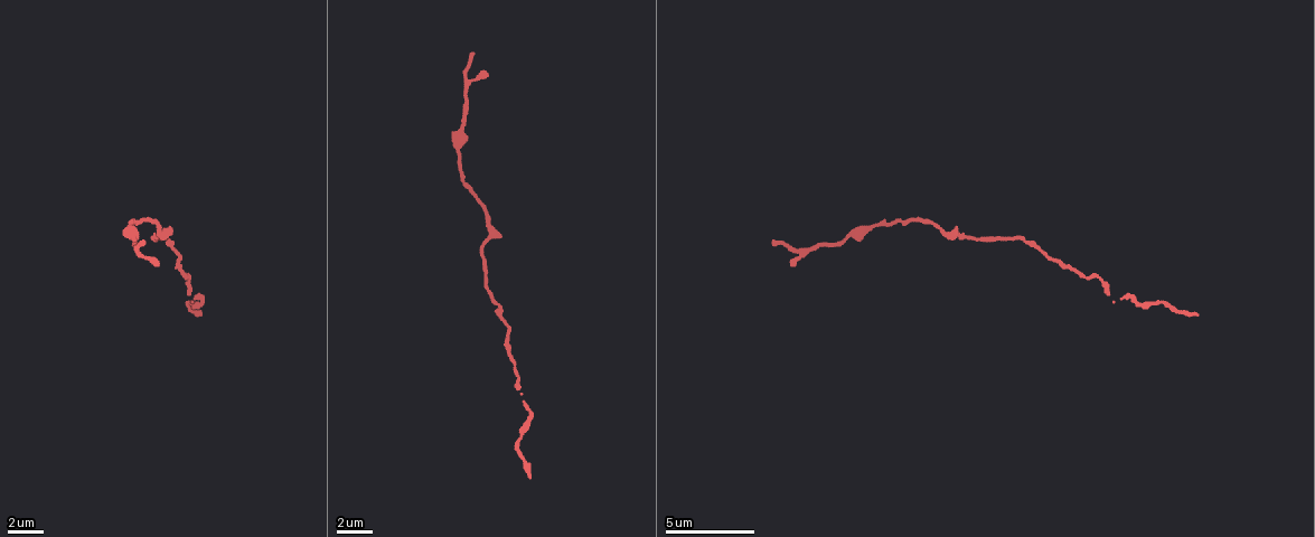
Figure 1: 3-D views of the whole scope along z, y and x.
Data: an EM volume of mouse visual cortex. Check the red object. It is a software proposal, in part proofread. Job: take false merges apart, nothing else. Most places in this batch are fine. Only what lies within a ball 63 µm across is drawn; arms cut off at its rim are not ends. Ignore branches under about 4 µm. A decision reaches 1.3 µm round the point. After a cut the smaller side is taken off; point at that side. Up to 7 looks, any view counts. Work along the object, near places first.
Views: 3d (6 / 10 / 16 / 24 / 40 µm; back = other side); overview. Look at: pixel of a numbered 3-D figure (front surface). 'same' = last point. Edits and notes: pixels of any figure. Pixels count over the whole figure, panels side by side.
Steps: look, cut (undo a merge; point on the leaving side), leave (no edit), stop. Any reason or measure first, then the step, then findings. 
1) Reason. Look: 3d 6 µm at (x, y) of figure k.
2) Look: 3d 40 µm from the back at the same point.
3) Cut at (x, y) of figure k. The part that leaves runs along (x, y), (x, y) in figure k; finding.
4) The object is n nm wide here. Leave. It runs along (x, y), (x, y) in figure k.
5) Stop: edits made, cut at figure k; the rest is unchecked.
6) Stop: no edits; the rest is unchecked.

Thick turns thin. Look: 3d 10 µm at (972, 236) of figure 1.

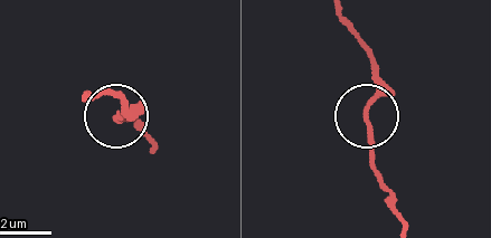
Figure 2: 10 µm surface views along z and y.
The object is 180 nm wide here. Leave. All the same neuron.

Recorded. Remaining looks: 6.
Narrows sharply. Look: 3d 10 µm at (188, 297) of figure 1.

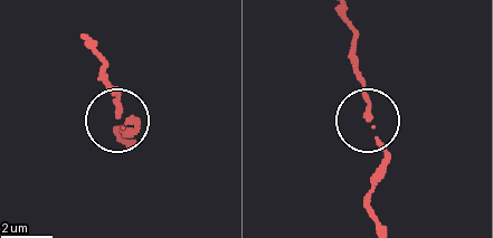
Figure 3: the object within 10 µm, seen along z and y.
The object is 130 nm wide here. Leave. It runs along (349, 19), (356, 70), (387, 171) in figure 3; one neuron here.

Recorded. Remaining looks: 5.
Thick turns thin. Look: 3d 16 µm at (879, 225) of figure 1.

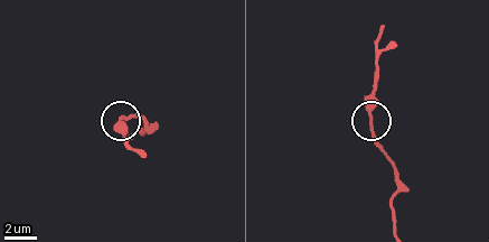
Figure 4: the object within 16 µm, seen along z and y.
Leave. One neuron here.

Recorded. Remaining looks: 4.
Stop: no edits; the rest is unchecked.

